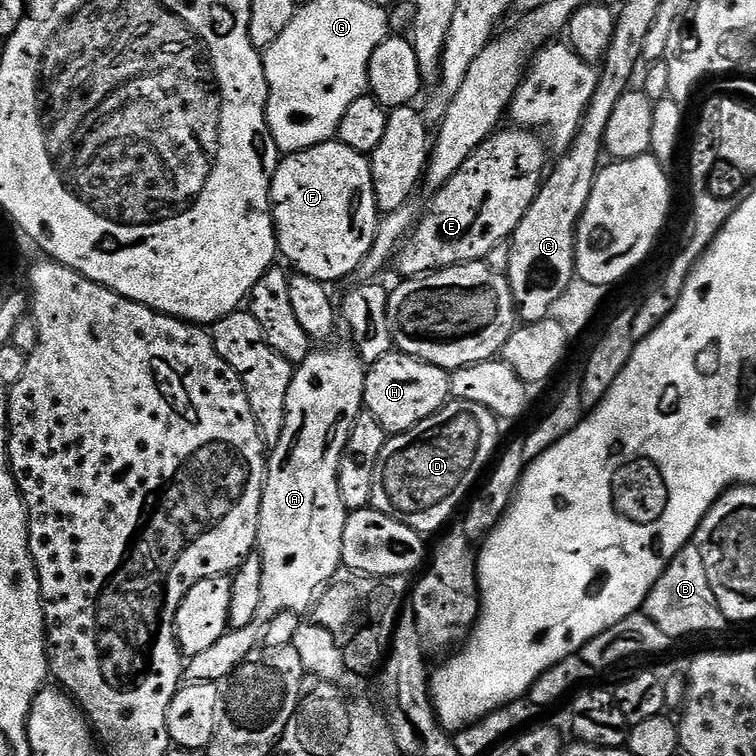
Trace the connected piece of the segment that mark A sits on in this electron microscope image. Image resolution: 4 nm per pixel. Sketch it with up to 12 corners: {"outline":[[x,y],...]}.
{"outline":[[351,347],[293,371],[266,460],[256,620],[342,568],[338,466],[364,408]]}

